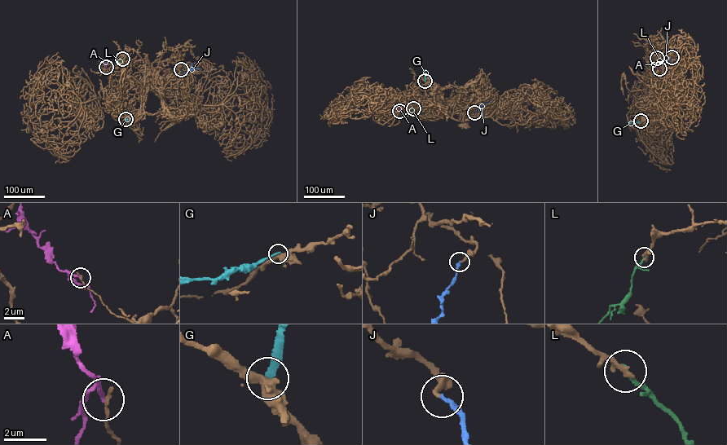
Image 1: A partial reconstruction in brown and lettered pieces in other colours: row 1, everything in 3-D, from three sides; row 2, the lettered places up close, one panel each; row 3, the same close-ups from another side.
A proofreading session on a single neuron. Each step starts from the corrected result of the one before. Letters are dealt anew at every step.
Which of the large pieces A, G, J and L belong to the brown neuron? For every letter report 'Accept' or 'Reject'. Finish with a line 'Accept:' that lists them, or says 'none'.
A: Reject
G: Reject
J: Accept
L: Reject
Accept: J

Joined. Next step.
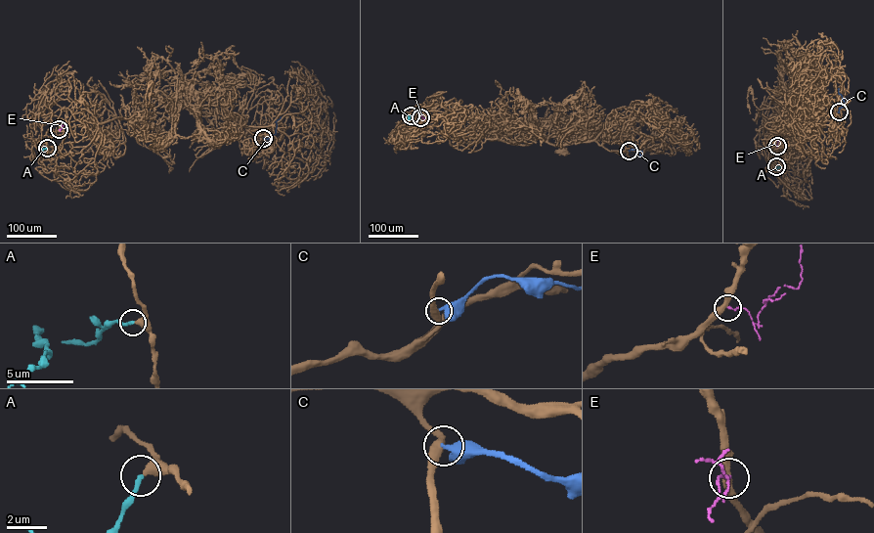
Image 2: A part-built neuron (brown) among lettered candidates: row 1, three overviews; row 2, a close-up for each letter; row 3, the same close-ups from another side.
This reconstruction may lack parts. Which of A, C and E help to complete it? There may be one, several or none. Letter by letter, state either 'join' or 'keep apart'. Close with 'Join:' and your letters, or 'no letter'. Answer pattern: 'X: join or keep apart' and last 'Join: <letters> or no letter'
A: join
C: keep apart
E: keep apart
Join: A

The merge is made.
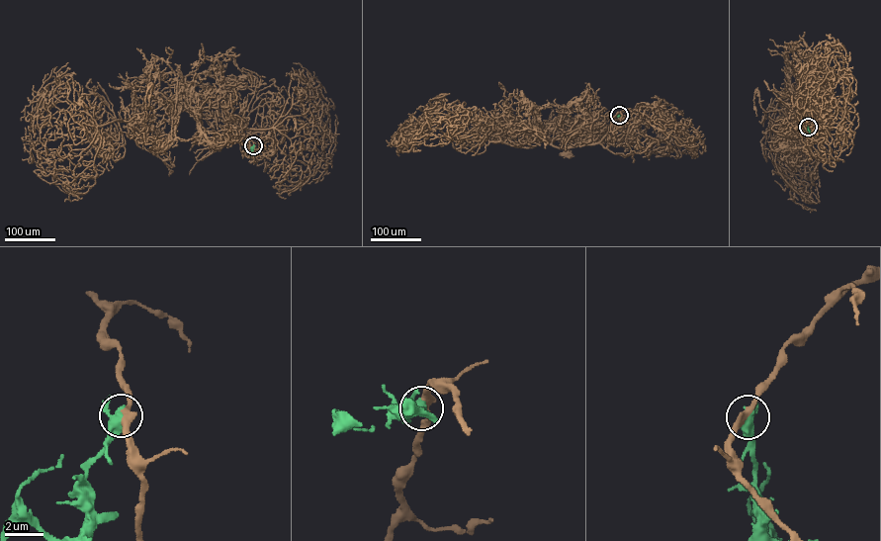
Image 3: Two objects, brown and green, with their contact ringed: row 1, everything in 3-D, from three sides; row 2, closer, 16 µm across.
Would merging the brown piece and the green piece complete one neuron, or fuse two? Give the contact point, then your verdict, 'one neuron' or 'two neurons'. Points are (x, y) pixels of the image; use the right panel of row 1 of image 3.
(808, 127) | two neurons

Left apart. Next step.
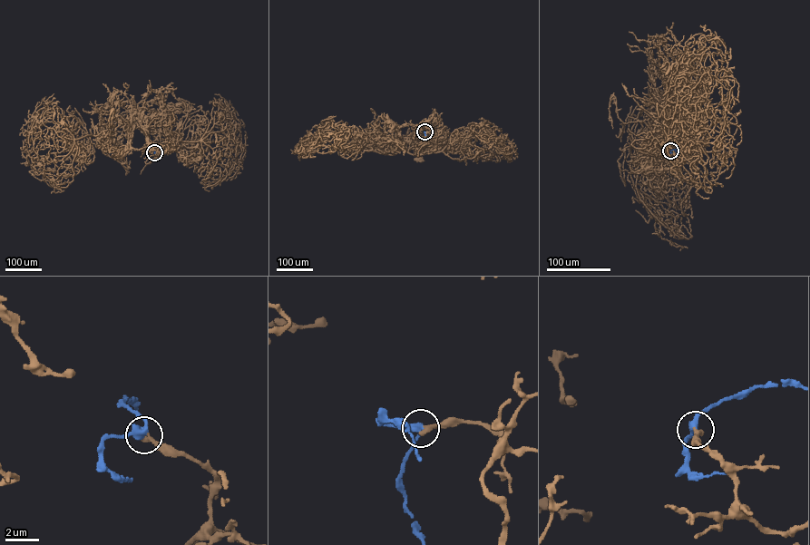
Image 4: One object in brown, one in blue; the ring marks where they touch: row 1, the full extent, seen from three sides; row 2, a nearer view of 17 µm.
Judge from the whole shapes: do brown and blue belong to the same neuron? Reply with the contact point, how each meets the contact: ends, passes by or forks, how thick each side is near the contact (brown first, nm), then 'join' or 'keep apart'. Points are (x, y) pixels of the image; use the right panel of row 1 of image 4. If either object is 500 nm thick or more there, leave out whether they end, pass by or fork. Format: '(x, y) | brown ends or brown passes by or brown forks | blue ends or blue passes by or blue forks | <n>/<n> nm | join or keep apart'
(670, 150) | brown ends | blue passes by | 300/380 nm | join

